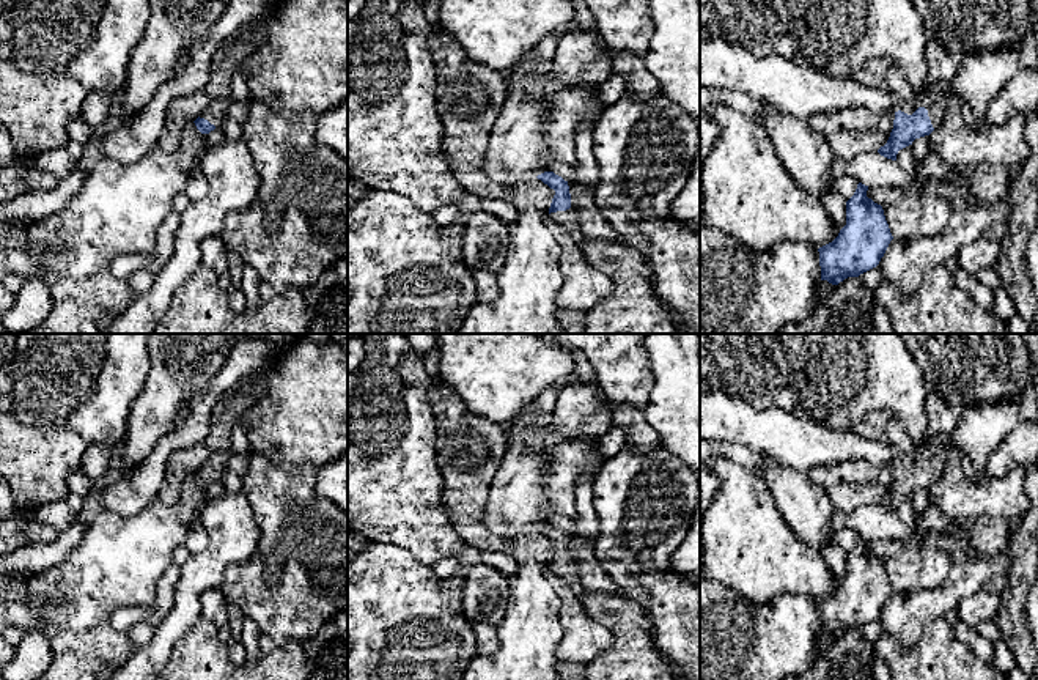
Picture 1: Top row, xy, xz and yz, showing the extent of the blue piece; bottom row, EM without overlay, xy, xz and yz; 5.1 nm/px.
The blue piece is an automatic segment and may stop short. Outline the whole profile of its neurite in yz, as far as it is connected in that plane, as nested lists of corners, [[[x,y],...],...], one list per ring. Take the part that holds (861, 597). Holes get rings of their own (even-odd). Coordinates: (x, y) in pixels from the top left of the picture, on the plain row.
[[[857,537],[854,548],[846,554],[846,578],[832,595],[818,601],[821,633],[838,638],[876,620],[893,592],[882,559],[868,551],[867,543],[868,538]]]

